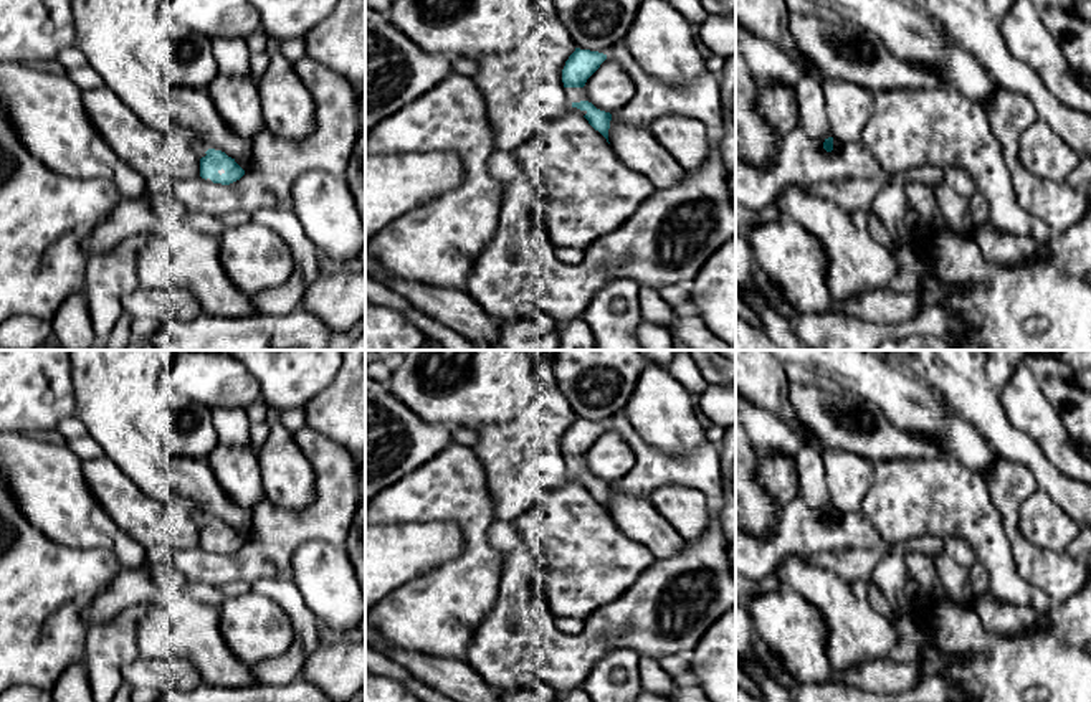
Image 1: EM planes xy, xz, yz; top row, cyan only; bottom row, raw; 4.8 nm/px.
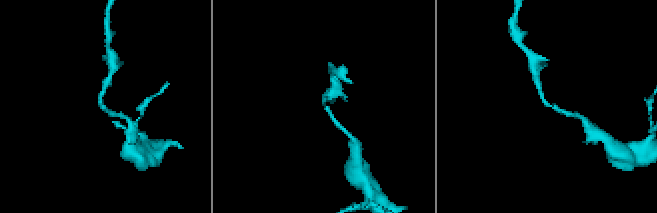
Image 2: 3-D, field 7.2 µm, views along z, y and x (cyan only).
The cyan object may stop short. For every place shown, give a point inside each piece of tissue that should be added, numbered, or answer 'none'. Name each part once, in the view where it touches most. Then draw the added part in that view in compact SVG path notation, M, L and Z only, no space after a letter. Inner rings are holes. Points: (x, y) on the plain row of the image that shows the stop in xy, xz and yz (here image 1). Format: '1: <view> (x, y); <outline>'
1: xz (574, 464); M564 458L564 461L569 476L572 476L574 472L588 471L584 458Z

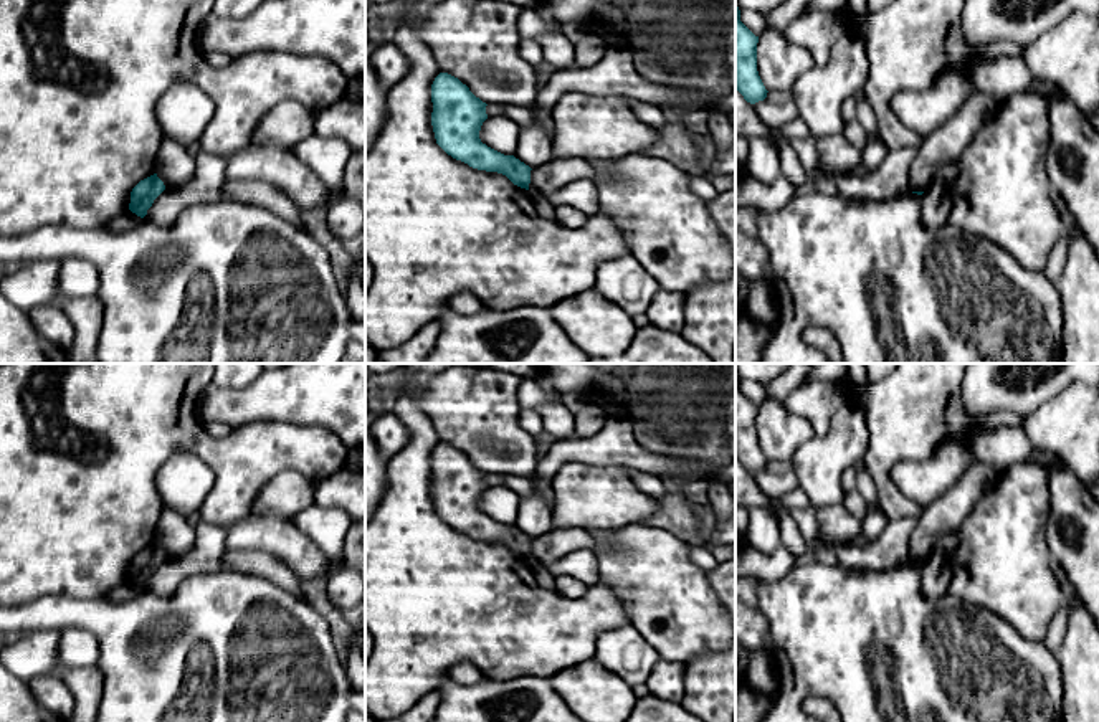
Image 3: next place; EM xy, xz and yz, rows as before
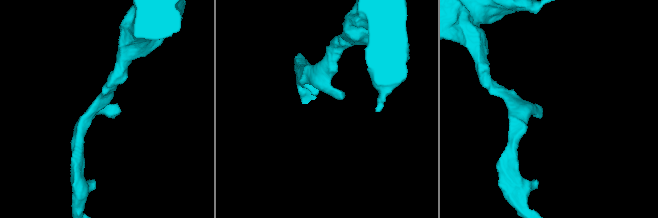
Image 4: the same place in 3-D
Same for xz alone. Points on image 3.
none

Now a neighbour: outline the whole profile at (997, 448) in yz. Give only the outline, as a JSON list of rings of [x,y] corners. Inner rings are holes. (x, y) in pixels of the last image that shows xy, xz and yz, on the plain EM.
[[[997,428],[975,433],[972,449],[977,461],[998,474],[1008,464],[1028,461],[1035,446],[1023,428]]]

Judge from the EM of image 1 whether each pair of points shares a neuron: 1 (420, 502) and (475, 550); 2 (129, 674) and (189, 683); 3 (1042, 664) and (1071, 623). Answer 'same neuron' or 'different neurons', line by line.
1: same neuron
2: same neuron
3: different neurons

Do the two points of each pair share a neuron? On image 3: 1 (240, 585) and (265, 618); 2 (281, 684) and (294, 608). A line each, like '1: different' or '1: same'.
1: same
2: same

